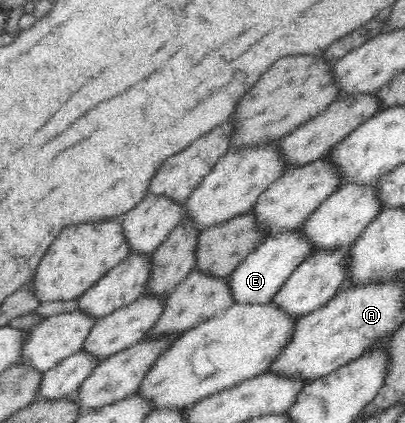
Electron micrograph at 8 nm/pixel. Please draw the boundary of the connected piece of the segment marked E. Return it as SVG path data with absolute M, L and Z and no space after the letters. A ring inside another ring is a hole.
M298 229L265 236L227 277L228 293L235 305L270 304L286 278L309 257L310 246L302 240Z

